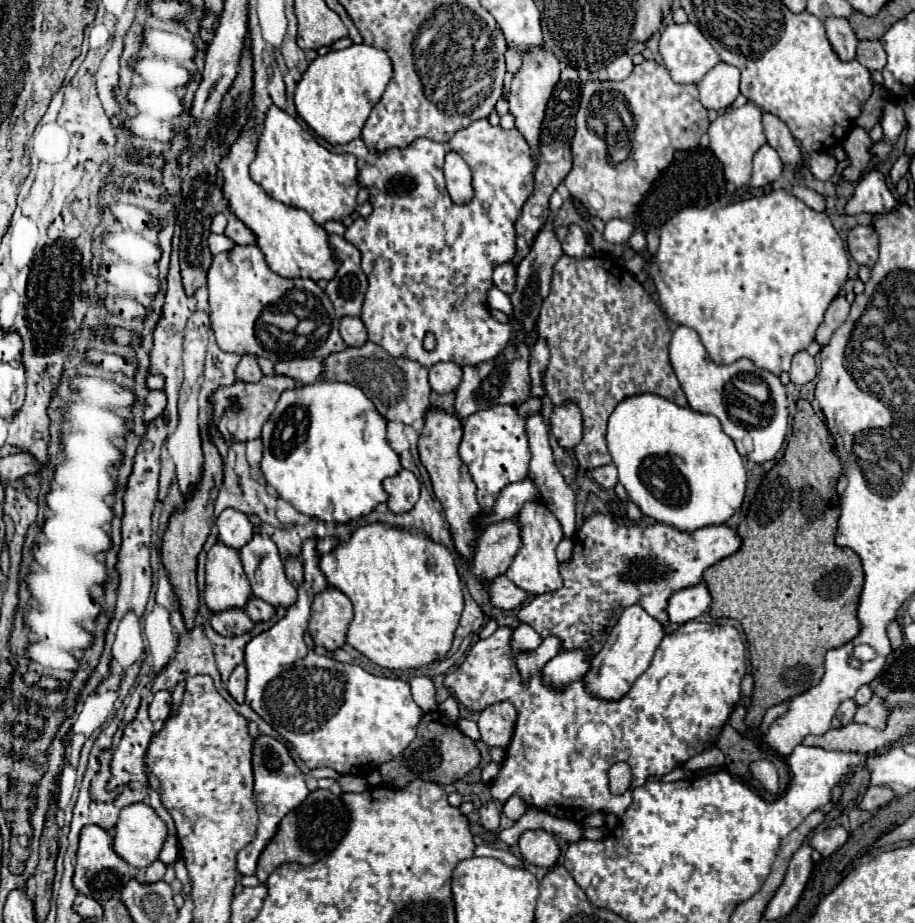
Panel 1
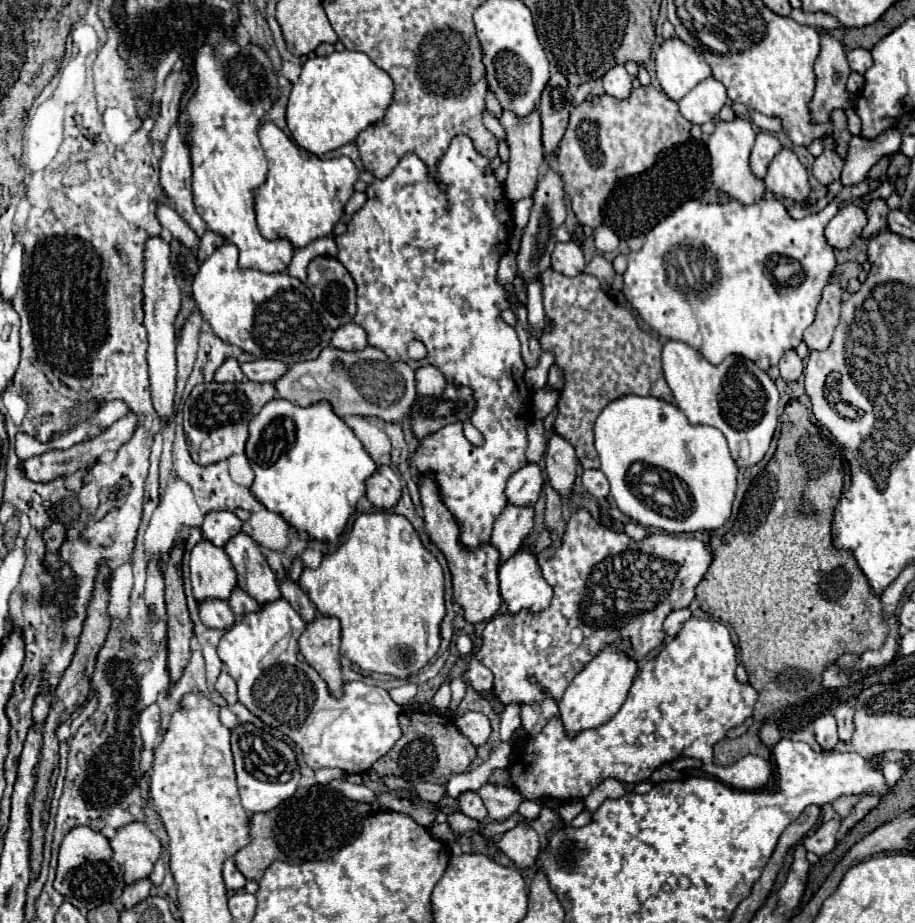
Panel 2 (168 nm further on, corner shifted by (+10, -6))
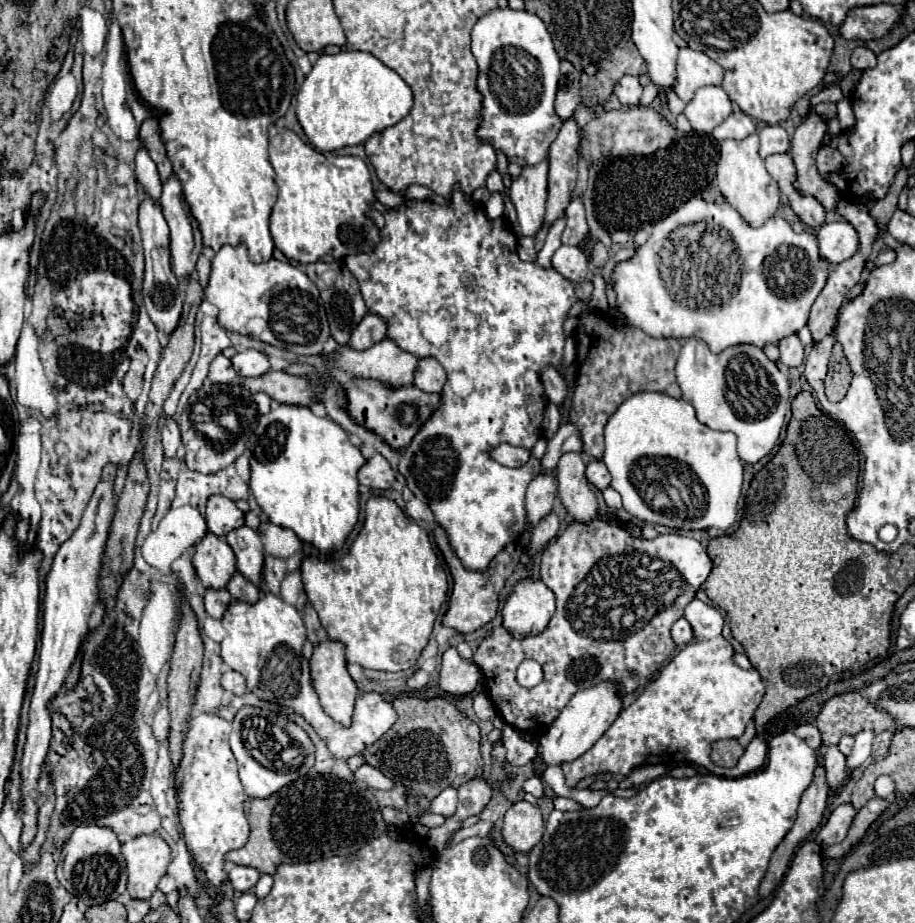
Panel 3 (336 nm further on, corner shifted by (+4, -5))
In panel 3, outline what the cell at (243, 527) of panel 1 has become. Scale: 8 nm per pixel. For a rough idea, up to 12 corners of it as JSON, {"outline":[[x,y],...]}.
{"outline":[[223,496],[207,500],[205,520],[217,538],[245,524],[245,514]]}

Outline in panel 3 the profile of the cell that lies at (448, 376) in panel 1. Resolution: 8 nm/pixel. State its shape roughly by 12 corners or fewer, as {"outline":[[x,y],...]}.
{"outline":[[421,358],[415,386],[423,392],[441,392],[447,382],[435,358]]}

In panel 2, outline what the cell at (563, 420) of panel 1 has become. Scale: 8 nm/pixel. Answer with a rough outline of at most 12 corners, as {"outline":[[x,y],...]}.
{"outline":[[557,433],[549,439],[545,471],[561,497],[575,491],[575,449]]}

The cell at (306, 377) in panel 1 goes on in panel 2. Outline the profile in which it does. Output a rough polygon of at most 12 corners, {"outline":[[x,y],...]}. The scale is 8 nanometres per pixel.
{"outline":[[275,359],[239,363],[243,375],[257,383],[275,383],[287,369]]}

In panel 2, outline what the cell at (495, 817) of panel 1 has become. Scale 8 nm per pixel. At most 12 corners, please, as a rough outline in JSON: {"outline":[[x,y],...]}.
{"outline":[[465,791],[457,799],[461,813],[483,821],[487,809],[475,791]]}

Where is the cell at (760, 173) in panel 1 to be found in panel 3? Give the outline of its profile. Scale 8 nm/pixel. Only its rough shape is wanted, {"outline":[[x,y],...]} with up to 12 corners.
{"outline":[[779,124],[763,126],[761,158],[787,152],[789,134]]}

